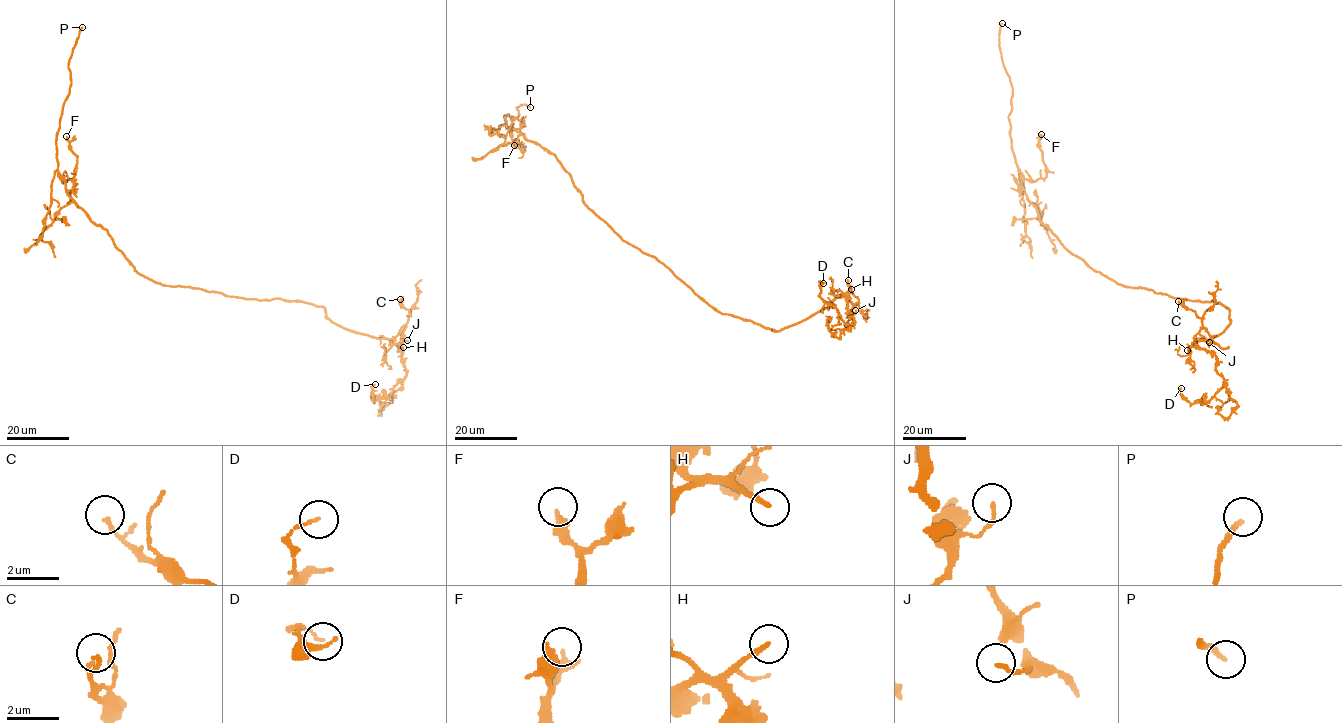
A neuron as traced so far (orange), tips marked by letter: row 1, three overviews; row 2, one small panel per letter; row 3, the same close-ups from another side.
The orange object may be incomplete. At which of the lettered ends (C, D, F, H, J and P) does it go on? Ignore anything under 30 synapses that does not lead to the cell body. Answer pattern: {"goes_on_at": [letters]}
{"goes_on_at": ["H", "P"]}

